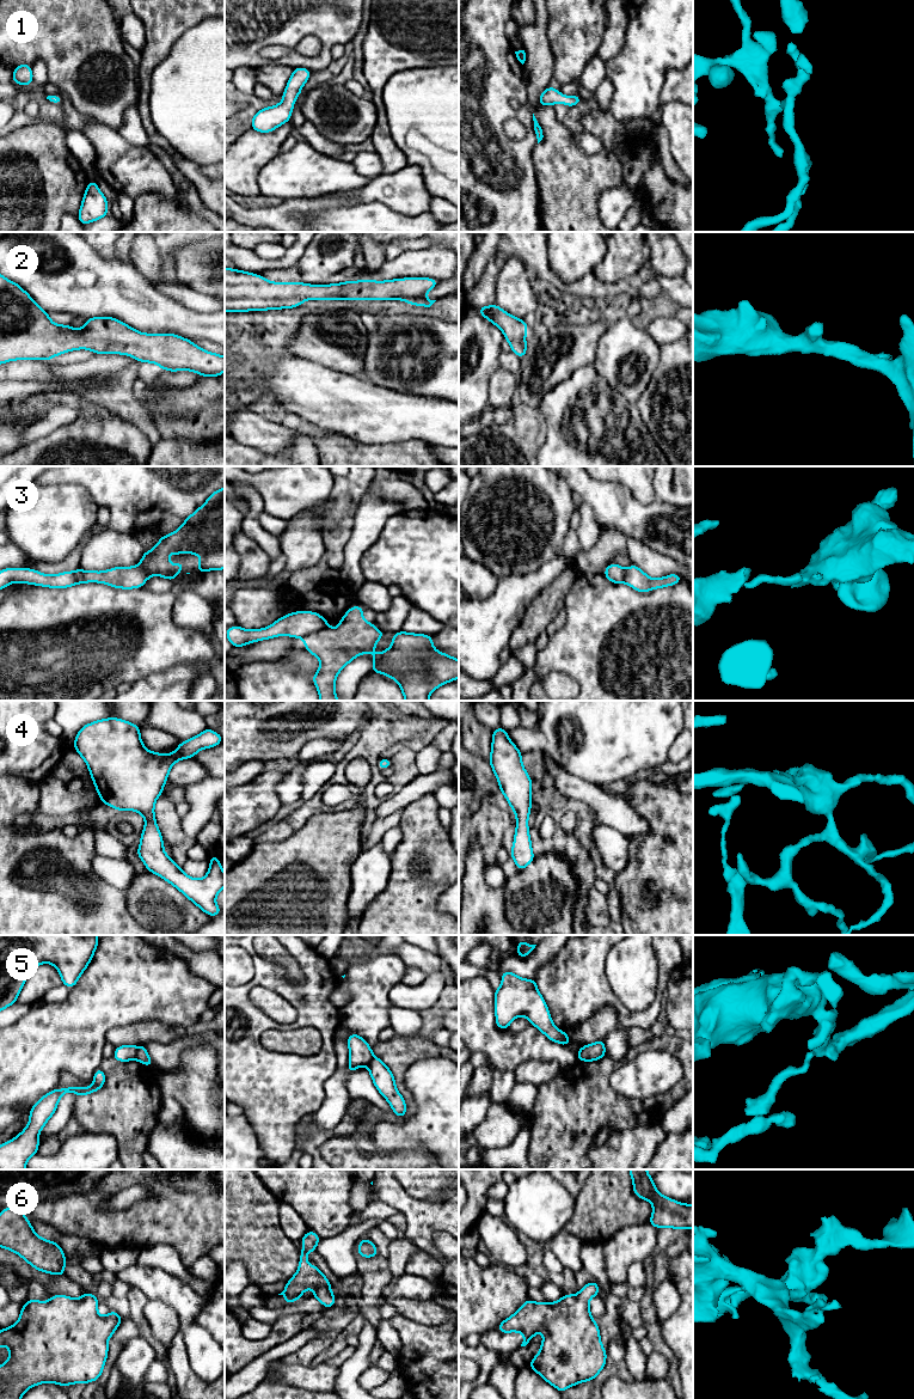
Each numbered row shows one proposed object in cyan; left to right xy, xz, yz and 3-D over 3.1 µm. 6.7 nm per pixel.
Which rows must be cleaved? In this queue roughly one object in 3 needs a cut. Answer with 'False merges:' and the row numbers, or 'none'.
False merges: 3, 5

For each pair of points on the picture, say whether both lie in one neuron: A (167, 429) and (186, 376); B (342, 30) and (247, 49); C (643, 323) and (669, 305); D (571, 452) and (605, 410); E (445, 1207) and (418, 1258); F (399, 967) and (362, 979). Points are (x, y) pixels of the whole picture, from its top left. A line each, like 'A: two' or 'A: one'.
A: two
B: one
C: one
D: one
E: two
F: one

